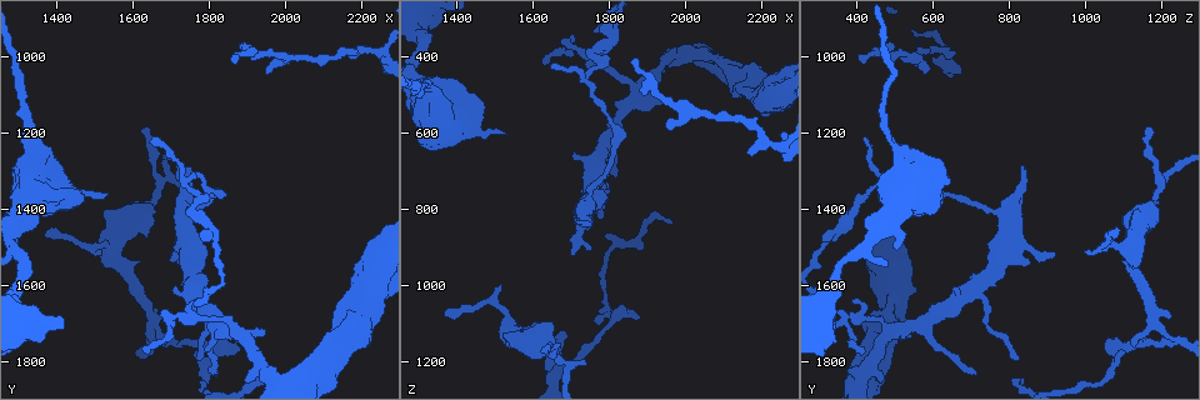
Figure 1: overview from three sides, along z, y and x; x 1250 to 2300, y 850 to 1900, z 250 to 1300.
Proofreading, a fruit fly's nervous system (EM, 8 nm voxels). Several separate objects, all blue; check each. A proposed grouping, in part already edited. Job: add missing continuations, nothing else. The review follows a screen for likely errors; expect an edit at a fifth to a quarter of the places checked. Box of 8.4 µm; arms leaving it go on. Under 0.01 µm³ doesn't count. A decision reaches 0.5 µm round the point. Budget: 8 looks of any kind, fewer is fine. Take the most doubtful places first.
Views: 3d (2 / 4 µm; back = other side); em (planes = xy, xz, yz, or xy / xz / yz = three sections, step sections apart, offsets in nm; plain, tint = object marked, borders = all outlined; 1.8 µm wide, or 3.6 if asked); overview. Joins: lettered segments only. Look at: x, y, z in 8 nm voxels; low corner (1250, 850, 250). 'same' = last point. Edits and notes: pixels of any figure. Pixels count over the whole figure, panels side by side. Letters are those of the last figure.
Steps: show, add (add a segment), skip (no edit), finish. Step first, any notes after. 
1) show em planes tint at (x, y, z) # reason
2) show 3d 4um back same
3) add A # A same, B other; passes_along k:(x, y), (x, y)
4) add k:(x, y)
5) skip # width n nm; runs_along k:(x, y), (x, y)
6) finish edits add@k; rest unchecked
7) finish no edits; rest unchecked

show 3d 4um at (1945, 1045, 580) # tapers out

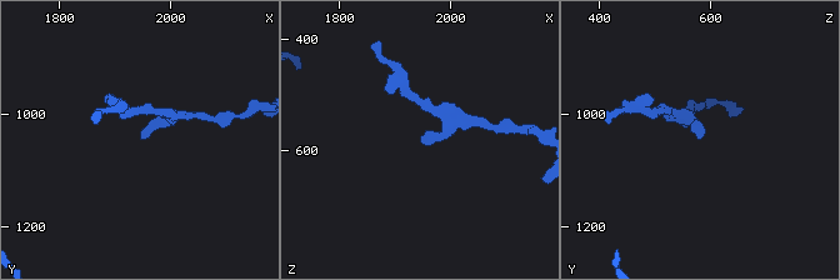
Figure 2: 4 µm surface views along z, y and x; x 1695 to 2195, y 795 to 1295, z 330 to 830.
show em yz step 8 borders at (1955, 1045, 575)

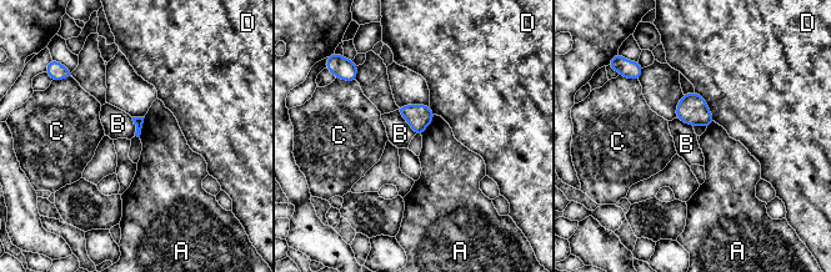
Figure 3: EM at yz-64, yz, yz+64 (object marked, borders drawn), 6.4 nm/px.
skip # A other, B other, C other, D other; border 3:(396, 110), (415, 134); none of them fits

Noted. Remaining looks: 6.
show 3d 4um at (1525, 1355, 600) # an open end

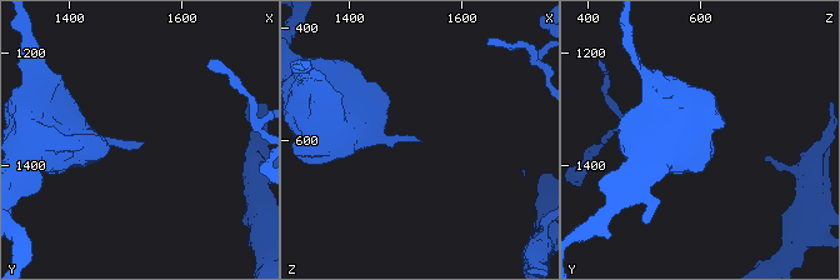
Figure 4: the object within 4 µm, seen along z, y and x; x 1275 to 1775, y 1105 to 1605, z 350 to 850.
show em planes borders at (1530, 1365, 600)

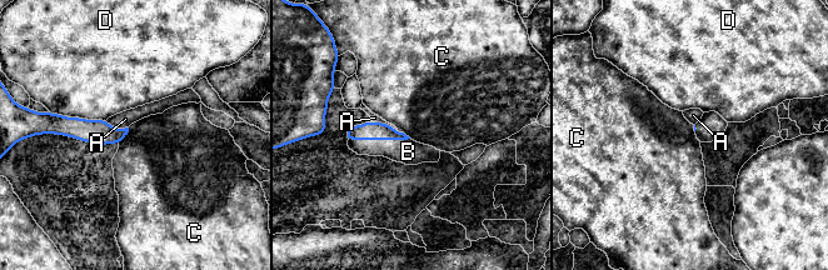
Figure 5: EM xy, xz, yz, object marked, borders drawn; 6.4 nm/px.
add B # longest_contact B 400 nm; A other, B same, C other, D other; the neuron continues

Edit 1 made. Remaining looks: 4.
show em xy step 16 borders at (1655, 1215, 420) # an open end

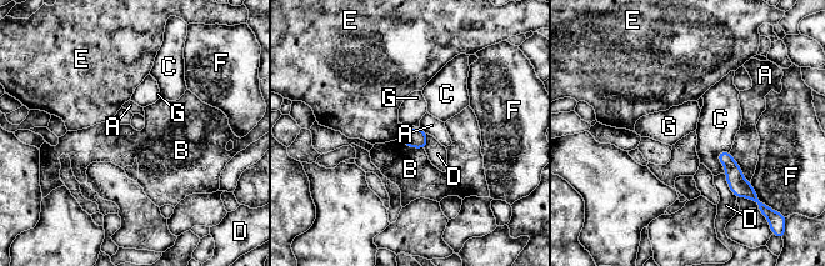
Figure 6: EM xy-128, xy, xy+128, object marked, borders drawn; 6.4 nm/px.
show em planes borders same # cut it another way

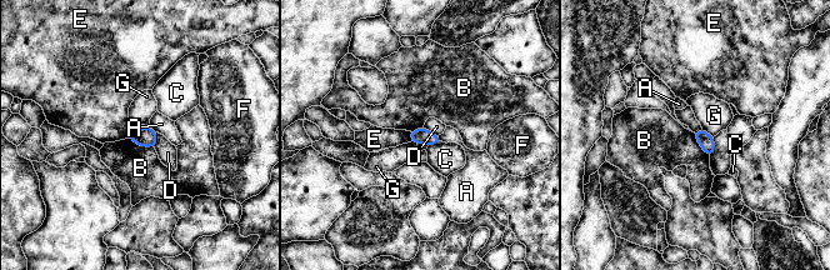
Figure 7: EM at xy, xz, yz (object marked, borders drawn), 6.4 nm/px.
skip # A other, B other, C other, D other, E other, F other, G other; border 7:(129, 138), (138, 145), (154, 149); none of them fits

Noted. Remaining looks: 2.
finish edits add@5; rest unchecked

